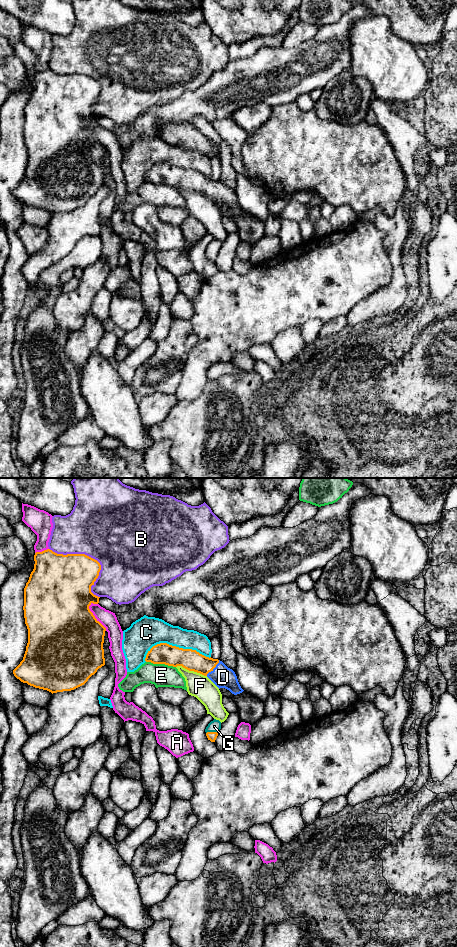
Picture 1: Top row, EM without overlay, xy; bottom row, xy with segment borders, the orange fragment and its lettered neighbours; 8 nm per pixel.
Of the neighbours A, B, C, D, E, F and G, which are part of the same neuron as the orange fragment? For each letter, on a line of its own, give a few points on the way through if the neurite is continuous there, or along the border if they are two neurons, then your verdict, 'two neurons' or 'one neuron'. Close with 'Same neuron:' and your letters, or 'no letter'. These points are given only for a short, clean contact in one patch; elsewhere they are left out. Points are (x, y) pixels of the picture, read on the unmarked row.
A: two neurons
B: two neurons
C: two neurons
D: runs through xy (189, 179), (213, 188), (223, 197); one neuron
E: two neurons
F: border along xy (176, 186), (182, 186), (206, 196); two neurons
G: runs through xy (211, 256), (211, 252), (214, 246); one neuron
Same neuron: D, G

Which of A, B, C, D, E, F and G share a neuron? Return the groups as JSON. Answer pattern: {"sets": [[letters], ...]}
{"sets": [["A"], ["B"], ["C"], ["D", "G"], ["E"], ["F"]]}

